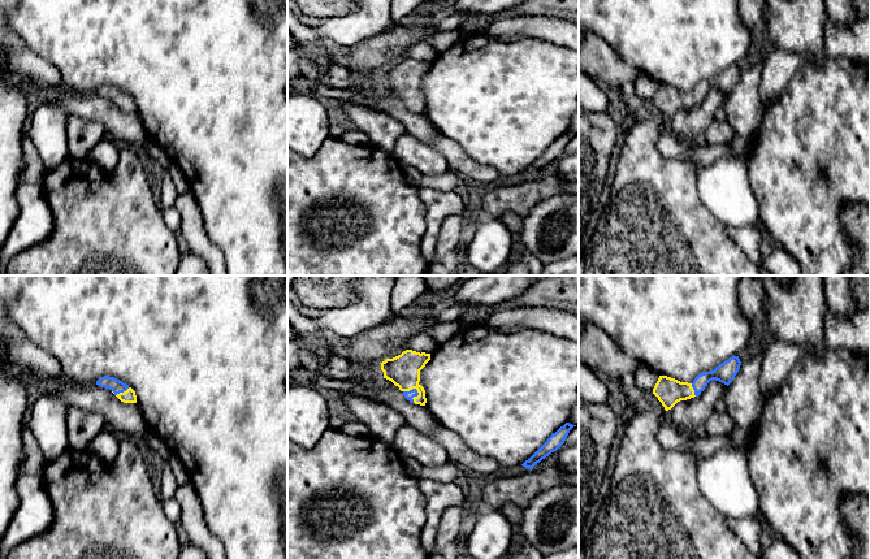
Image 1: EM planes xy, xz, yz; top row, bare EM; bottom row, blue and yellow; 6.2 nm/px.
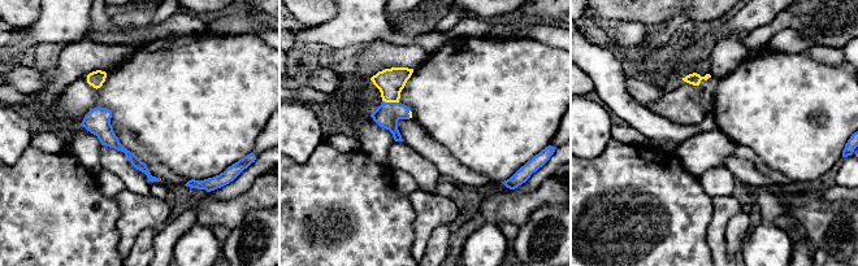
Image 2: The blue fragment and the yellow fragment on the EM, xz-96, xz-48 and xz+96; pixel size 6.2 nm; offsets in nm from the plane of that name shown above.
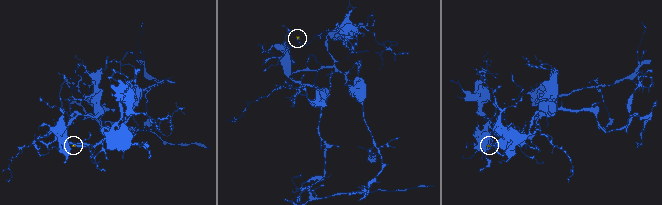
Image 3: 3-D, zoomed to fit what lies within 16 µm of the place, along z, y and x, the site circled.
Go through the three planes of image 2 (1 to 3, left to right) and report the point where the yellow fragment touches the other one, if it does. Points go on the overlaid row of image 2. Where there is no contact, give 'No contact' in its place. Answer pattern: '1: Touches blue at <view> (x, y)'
1: No contact
2: Touches blue at xz-48 (390, 103)
3: No contact

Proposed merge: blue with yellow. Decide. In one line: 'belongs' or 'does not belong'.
belongs

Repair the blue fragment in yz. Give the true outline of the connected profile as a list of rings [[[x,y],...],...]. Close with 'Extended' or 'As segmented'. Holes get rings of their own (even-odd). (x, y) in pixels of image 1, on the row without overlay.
[[[732,65],[719,73],[714,79],[698,83],[692,92],[680,91],[667,84],[659,84],[653,103],[658,107],[666,120],[678,110],[698,105],[713,88],[730,94],[740,78],[739,65]]]. Extended

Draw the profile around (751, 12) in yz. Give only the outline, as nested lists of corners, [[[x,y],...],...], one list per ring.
[[[737,0],[737,9],[744,25],[753,30],[763,20],[766,0]]]

